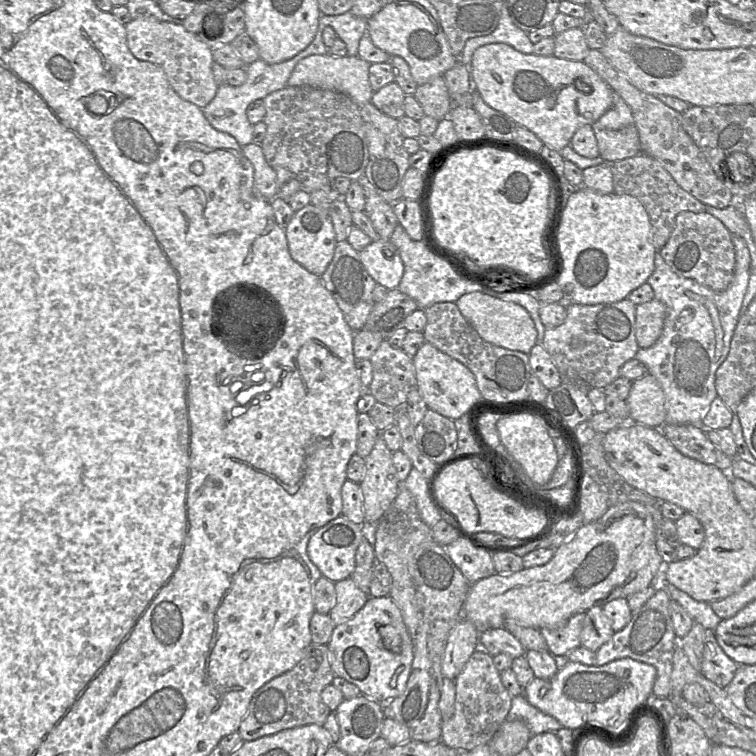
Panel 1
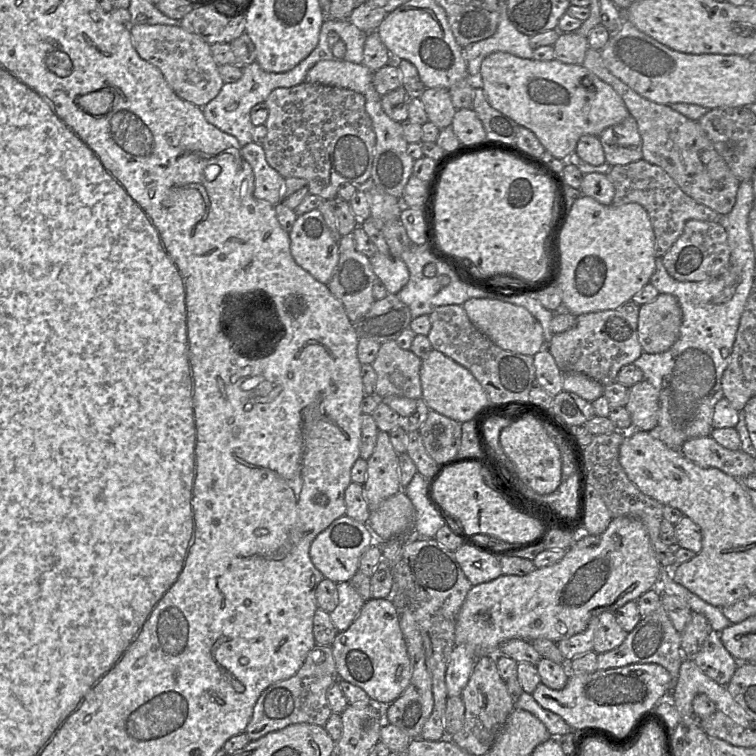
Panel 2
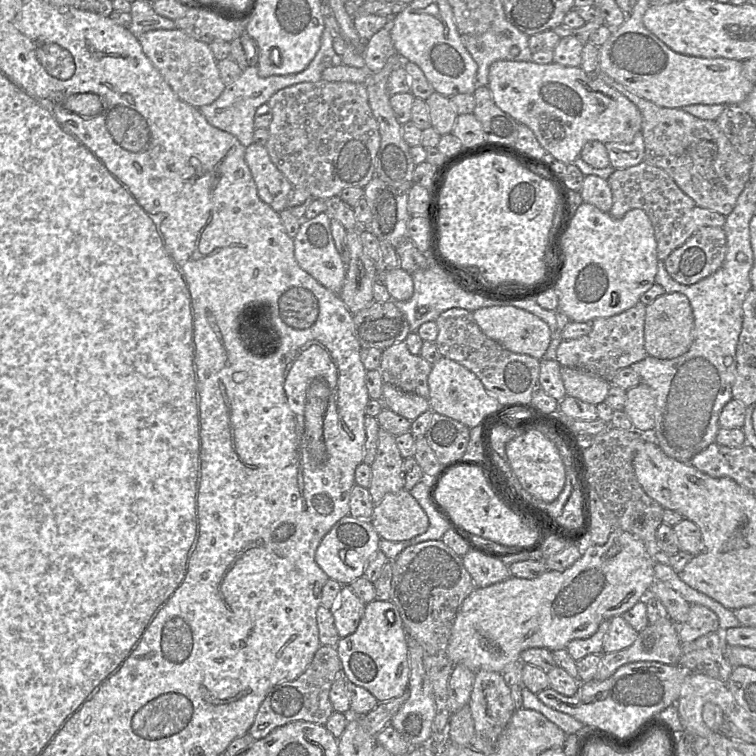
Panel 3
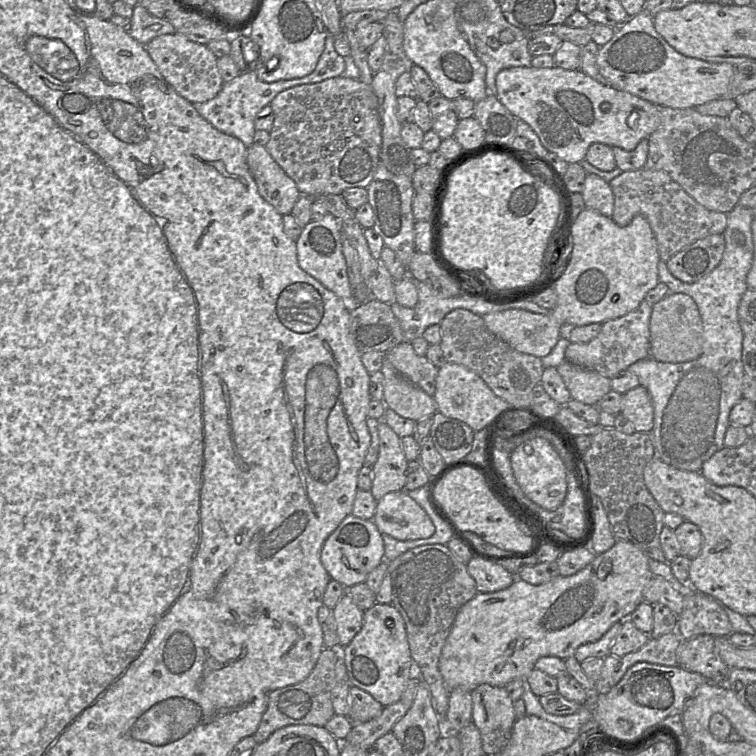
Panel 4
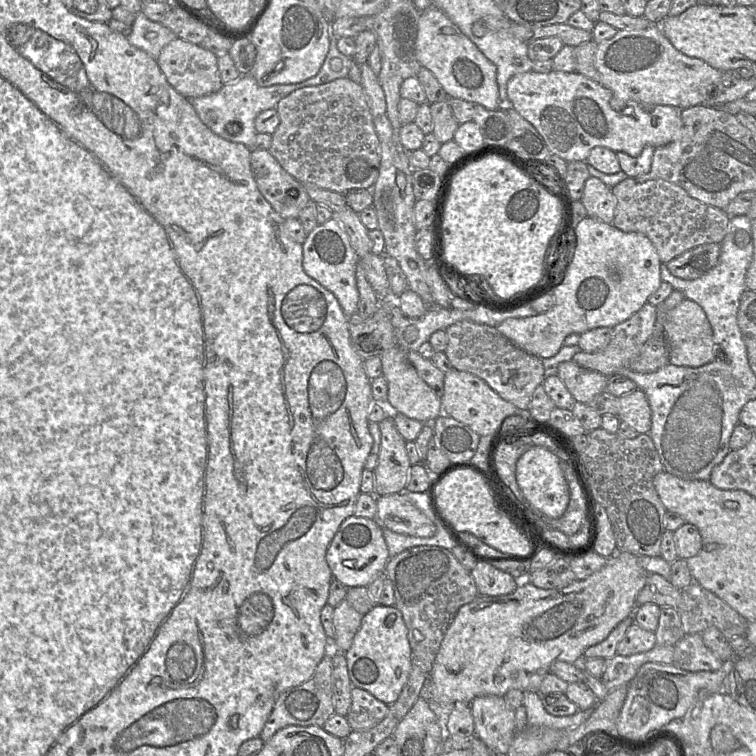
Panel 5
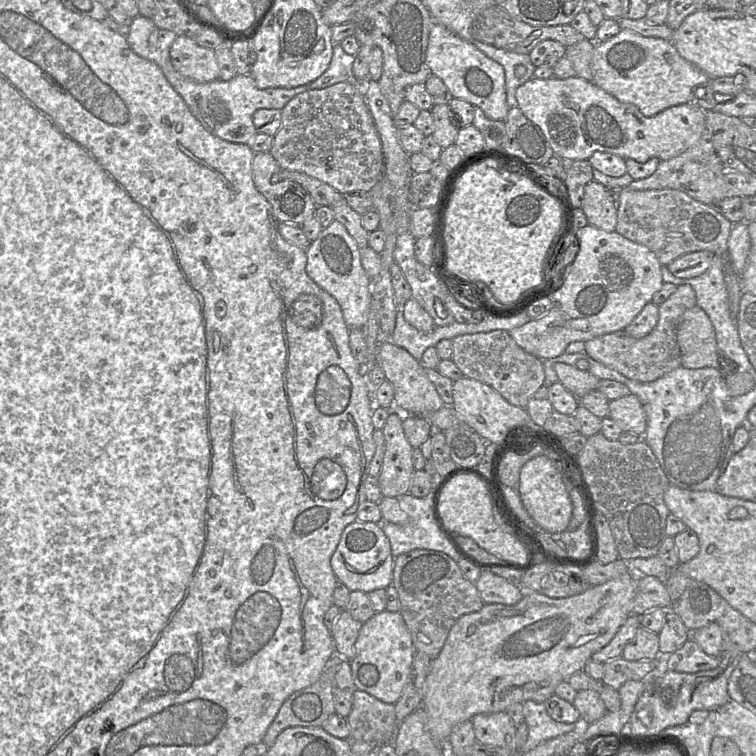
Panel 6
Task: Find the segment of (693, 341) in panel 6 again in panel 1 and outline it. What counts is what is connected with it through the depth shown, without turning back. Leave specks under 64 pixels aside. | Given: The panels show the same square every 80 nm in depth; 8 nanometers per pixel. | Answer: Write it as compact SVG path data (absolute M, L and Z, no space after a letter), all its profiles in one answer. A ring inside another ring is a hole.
M658 299L636 305L635 336L640 348L651 347L658 340L665 317L666 307Z

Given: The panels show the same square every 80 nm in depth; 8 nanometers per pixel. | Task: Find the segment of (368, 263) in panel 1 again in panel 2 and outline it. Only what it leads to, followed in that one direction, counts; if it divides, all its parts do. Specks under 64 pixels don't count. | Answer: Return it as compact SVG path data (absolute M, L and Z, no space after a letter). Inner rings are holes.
M377 252L370 257L370 263L373 272L390 294L398 294L409 281L409 270L401 258Z

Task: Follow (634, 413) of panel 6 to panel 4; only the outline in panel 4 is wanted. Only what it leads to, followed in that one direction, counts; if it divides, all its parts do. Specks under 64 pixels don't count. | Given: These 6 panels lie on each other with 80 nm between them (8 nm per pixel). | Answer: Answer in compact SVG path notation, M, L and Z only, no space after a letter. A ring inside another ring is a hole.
M641 384L623 394L620 412L635 427L637 432L650 433L654 426L654 407L648 390Z

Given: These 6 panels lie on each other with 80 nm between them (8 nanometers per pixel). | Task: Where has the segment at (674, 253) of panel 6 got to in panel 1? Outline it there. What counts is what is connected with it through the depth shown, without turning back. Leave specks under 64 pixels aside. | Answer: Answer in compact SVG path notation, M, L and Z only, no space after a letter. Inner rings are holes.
M645 153L608 162L608 166L613 174L614 193L633 196L644 206L652 226L652 241L658 252L667 243L680 212L705 212L702 202L683 190L657 161Z

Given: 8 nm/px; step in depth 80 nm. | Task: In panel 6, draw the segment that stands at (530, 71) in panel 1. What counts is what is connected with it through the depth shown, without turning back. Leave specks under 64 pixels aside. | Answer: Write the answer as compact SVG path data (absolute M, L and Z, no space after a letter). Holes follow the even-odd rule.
M577 76L566 79L533 77L517 88L515 97L517 107L527 119L540 128L554 156L562 160L588 160L596 151L615 154L624 159L630 158L639 163L644 163L653 157L668 160L695 144L705 128L707 110L696 103L671 106L652 117L646 117L634 104L622 103L594 83Z

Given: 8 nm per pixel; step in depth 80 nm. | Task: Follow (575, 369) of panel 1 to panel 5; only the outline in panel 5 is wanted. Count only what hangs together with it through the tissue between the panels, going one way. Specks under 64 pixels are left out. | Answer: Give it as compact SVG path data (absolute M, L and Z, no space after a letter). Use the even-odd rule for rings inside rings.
M647 302L629 319L612 328L611 340L603 350L594 353L581 350L573 356L572 361L583 368L600 372L607 377L617 374L620 369L630 368L631 362L638 357L643 345L652 335L656 320L657 307Z

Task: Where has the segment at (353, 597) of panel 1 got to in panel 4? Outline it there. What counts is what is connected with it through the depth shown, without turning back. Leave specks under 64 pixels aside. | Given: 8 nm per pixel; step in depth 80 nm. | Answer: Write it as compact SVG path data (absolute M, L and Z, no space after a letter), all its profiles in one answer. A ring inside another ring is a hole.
M344 594L332 609L339 637L339 652L358 634L363 625L362 611L348 594Z

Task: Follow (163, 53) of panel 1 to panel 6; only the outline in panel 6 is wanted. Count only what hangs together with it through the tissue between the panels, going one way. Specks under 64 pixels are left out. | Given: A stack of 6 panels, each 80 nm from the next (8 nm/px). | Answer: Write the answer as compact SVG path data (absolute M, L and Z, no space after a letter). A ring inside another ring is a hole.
M177 36L170 57L174 68L186 78L206 83L220 77L215 50L199 45L194 38Z

